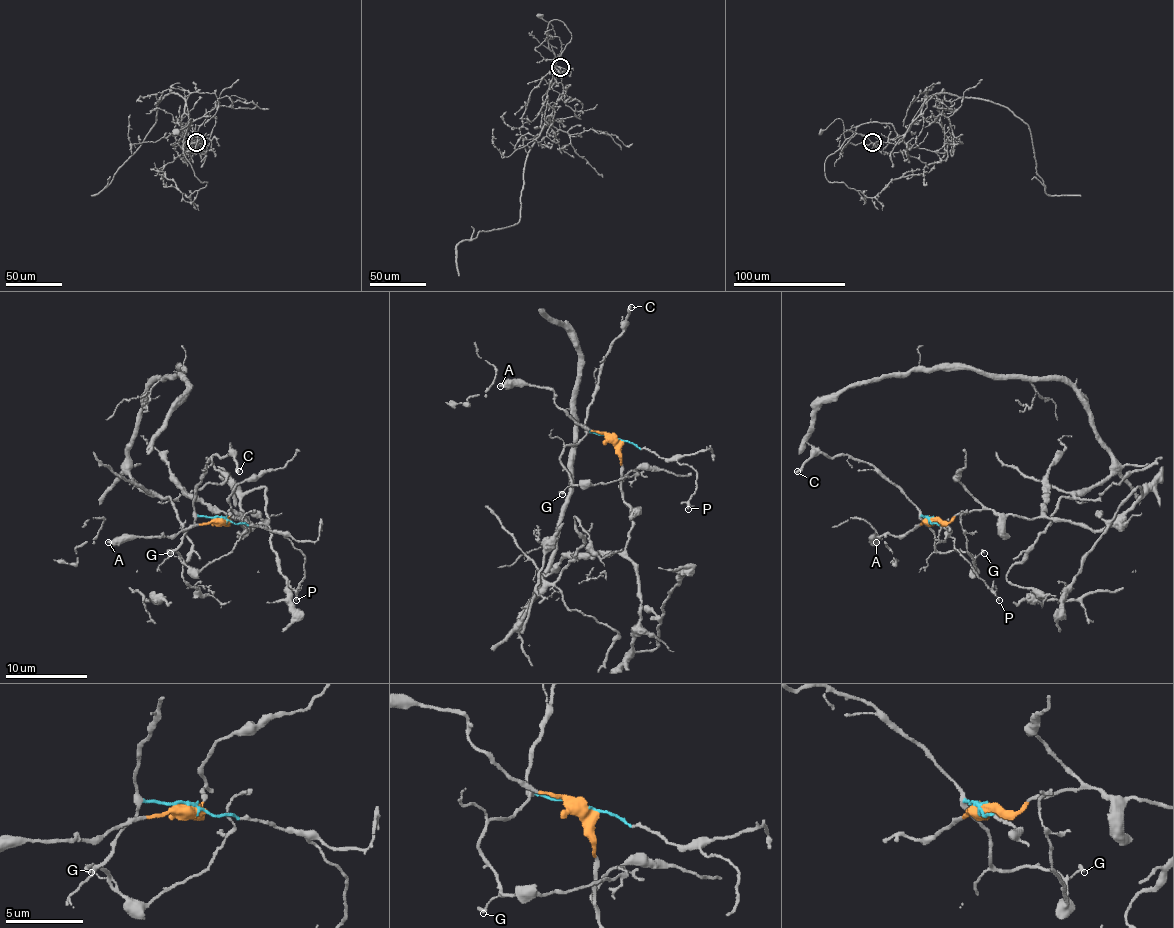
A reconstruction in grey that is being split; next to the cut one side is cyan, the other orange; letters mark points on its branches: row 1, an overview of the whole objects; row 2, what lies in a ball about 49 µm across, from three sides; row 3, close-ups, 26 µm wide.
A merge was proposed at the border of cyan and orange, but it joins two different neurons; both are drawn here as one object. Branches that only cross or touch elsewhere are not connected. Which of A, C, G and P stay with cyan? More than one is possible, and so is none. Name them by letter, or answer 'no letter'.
C, G, P

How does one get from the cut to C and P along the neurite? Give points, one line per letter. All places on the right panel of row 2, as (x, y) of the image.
C: (927, 519), (899, 488), (868, 464), (841, 455), (827, 458), (815, 453), (796, 472)
P: (927, 519), (948, 531), (954, 548), (999, 601)

